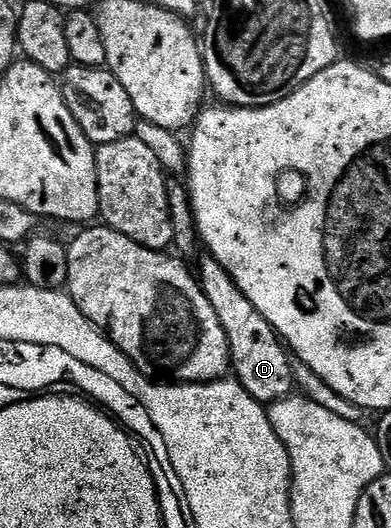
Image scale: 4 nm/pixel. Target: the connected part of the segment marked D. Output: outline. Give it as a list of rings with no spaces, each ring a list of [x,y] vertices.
[[[209,253],[203,254],[199,263],[201,269],[198,270],[198,277],[202,289],[215,308],[228,339],[233,376],[250,392],[252,399],[261,401],[267,407],[291,396],[295,392],[294,369],[290,366],[292,357],[278,332],[271,327],[268,319],[264,319],[264,315],[260,315],[260,311],[256,311],[240,287],[236,287],[232,275],[215,257]]]

